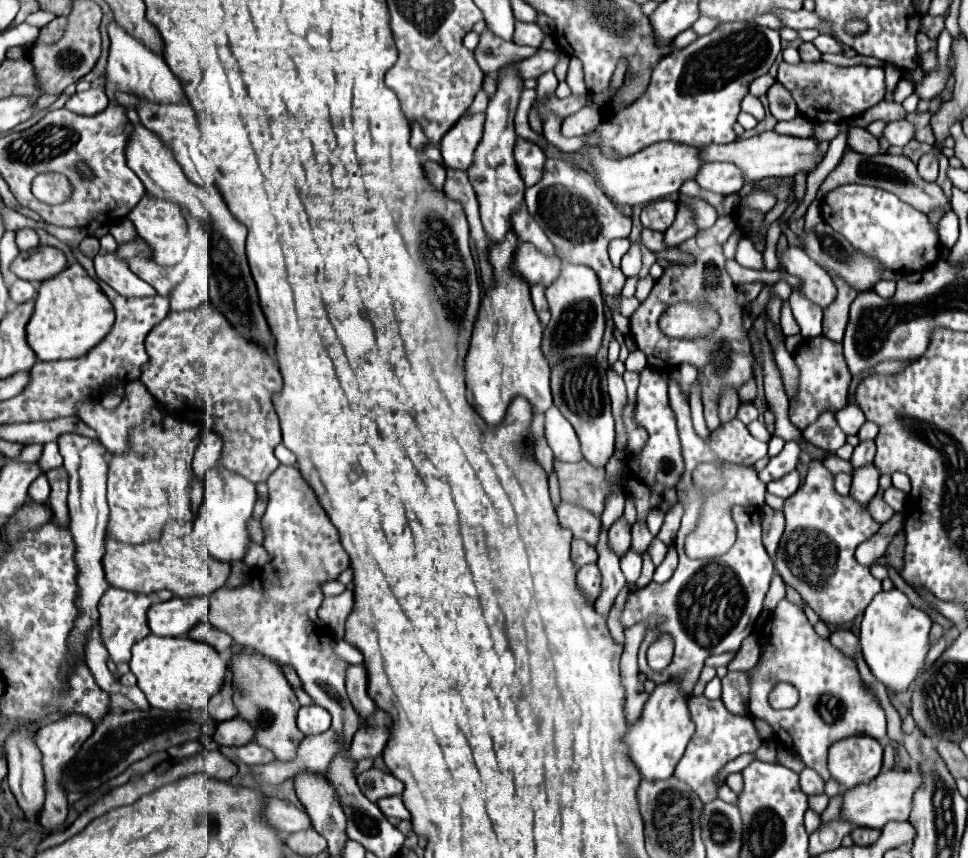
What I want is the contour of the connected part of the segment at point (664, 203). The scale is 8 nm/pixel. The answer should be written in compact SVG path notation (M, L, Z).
M656 200L644 206L640 220L644 228L650 230L658 230L658 232L666 232L666 228L674 222L678 212L678 204L672 200Z

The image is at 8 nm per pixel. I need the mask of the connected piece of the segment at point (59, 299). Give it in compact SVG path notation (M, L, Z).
M80 264L68 266L38 288L34 314L26 326L26 338L38 360L70 360L86 356L114 326L114 308L100 284Z

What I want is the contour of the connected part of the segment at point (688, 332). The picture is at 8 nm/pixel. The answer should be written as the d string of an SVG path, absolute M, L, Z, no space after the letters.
M674 304L660 316L660 328L670 338L708 336L718 326L718 312L710 304Z

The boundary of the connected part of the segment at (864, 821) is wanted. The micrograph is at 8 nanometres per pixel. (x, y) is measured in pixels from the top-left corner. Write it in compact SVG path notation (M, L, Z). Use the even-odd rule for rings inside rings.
M894 768L890 772L882 772L870 784L860 784L858 788L844 792L840 820L850 822L854 828L884 828L888 822L904 822L912 808L912 794L920 784L922 778L914 770L900 772Z

